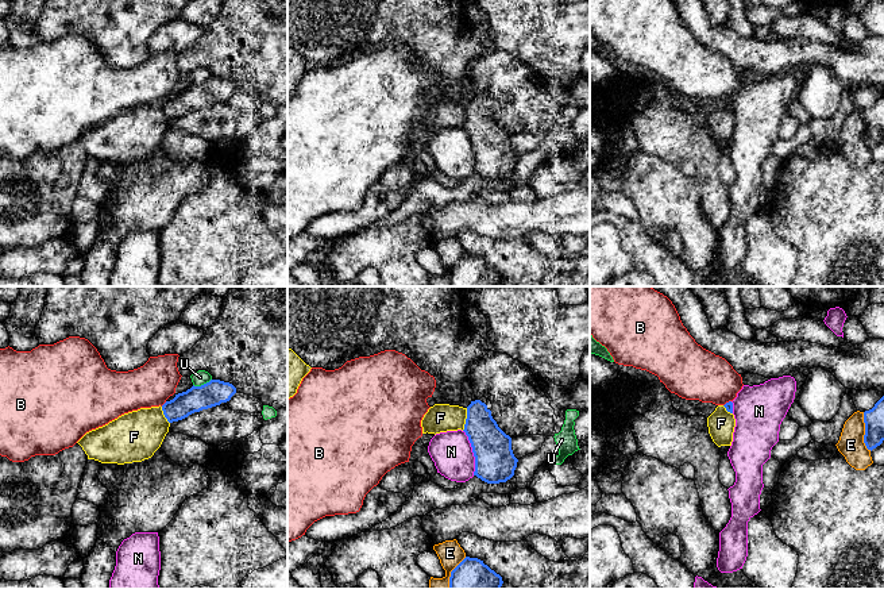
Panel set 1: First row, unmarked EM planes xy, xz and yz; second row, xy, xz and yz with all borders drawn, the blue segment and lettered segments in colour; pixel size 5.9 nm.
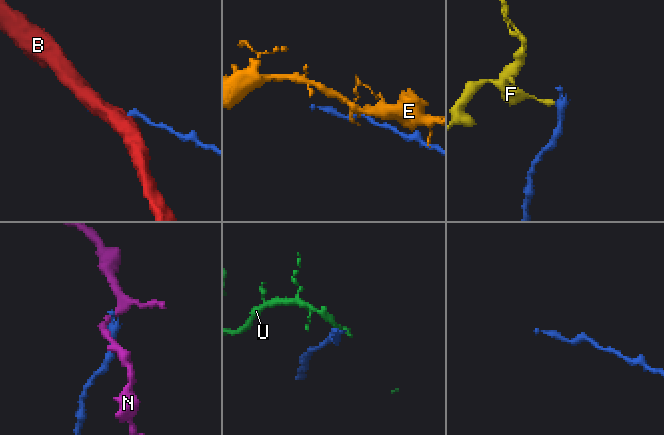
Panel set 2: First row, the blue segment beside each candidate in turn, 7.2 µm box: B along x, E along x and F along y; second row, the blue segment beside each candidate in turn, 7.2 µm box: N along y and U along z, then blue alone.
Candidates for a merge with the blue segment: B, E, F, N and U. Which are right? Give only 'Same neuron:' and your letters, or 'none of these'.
Same neuron: none of these

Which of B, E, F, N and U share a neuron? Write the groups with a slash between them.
B / E / F / N / U

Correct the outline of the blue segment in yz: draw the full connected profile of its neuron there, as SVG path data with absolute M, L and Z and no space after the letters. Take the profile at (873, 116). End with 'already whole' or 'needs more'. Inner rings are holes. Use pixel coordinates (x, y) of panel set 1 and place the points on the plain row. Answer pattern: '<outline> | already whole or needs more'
M884 93L869 108L864 109L865 132L864 140L873 147L884 138Z | already whole

